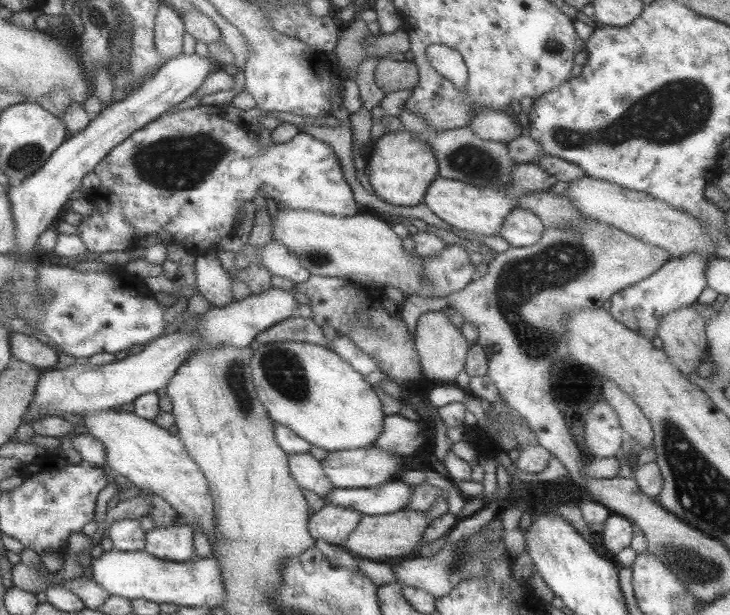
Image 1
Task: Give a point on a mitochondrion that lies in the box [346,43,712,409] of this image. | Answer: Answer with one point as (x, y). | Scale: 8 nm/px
(523, 278)

